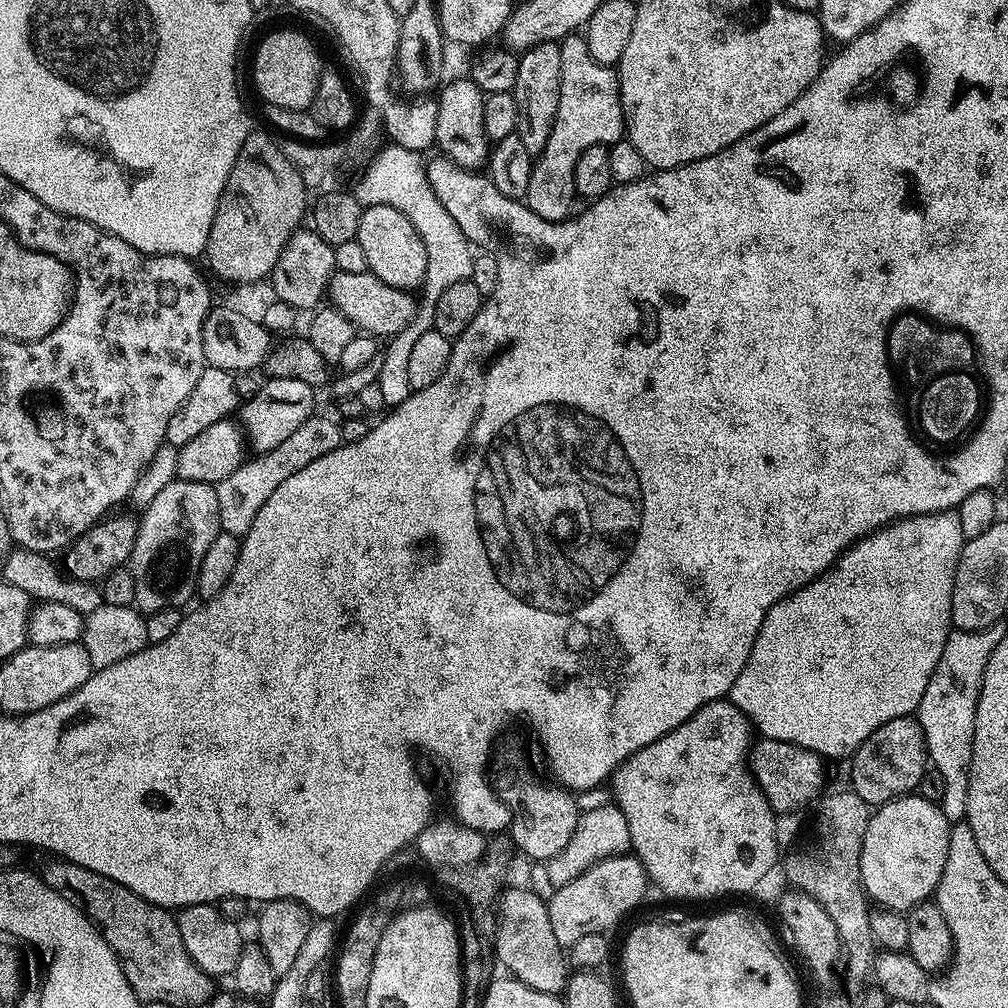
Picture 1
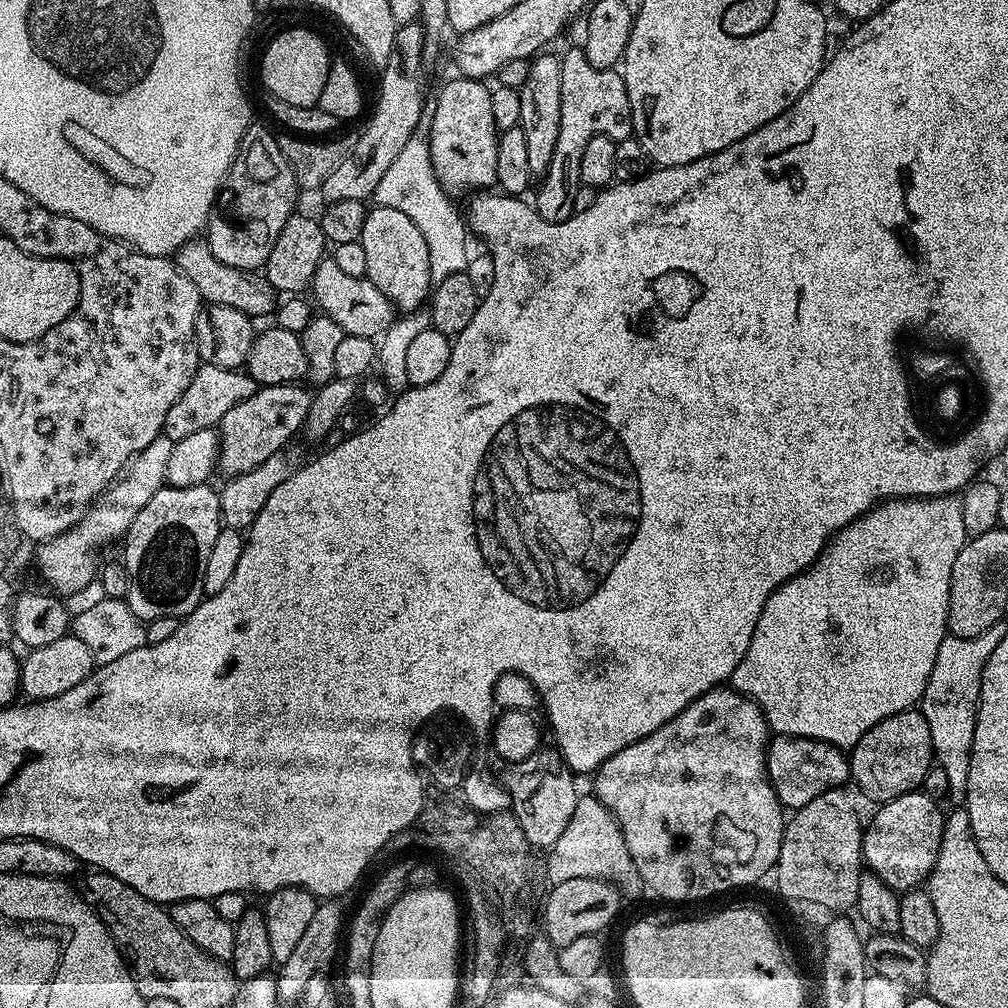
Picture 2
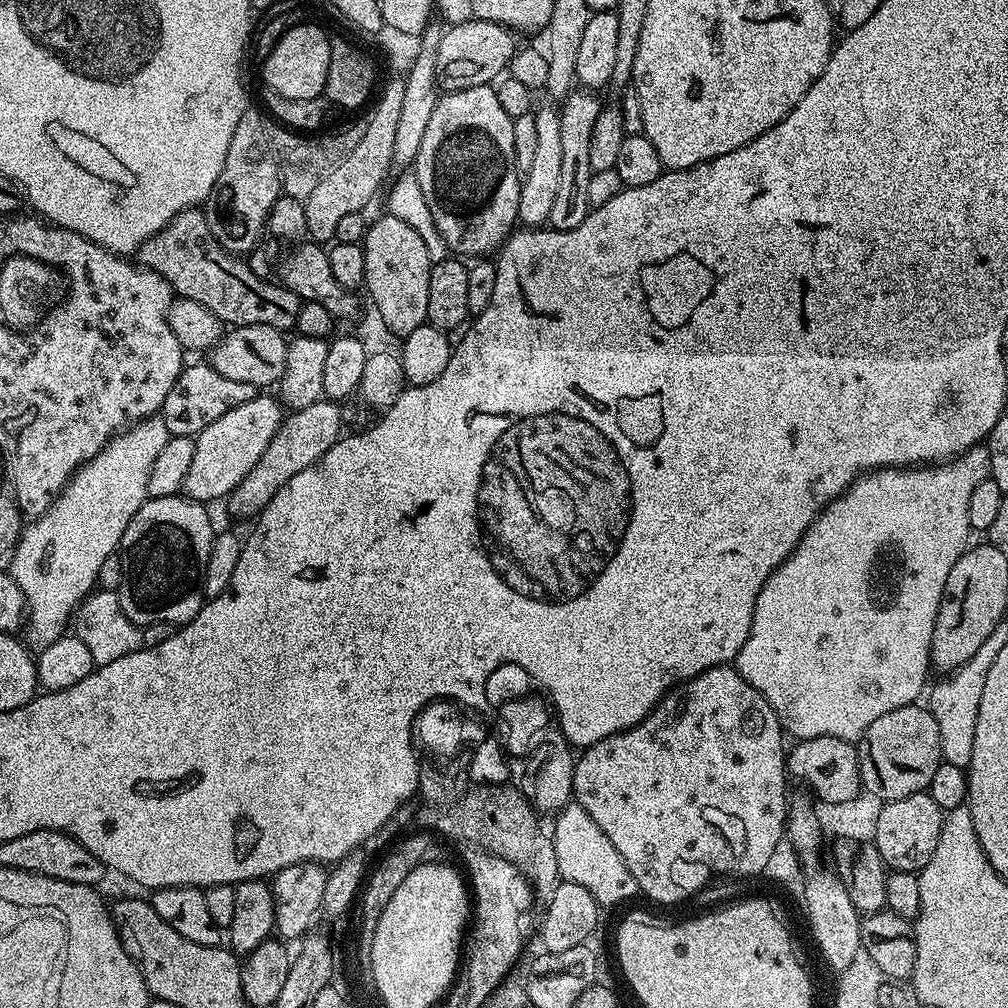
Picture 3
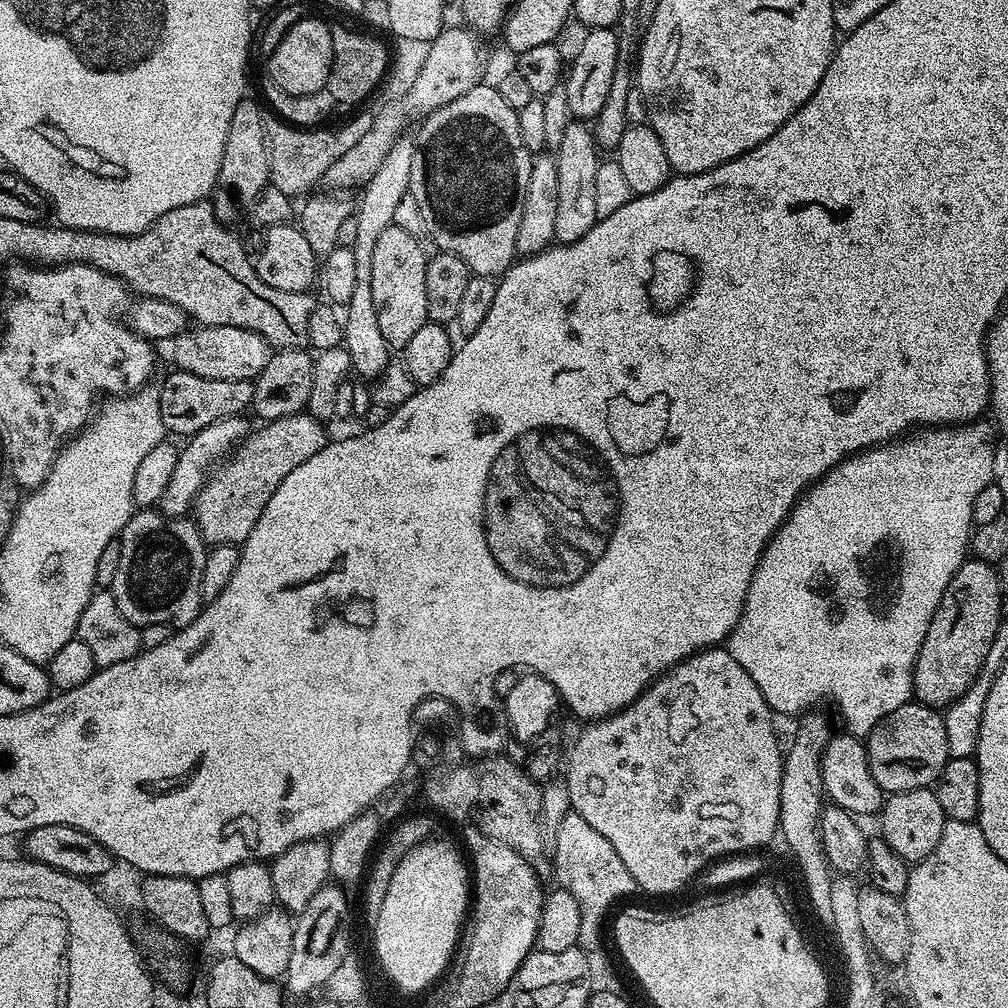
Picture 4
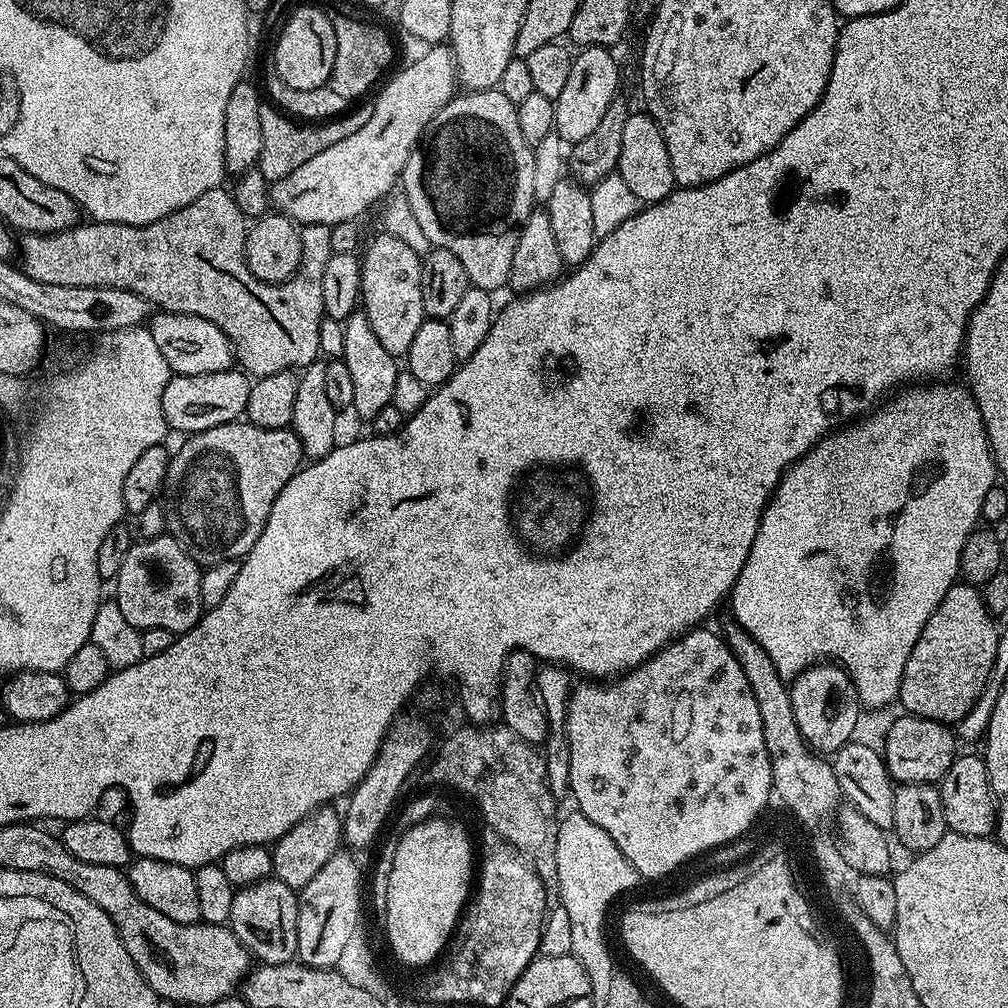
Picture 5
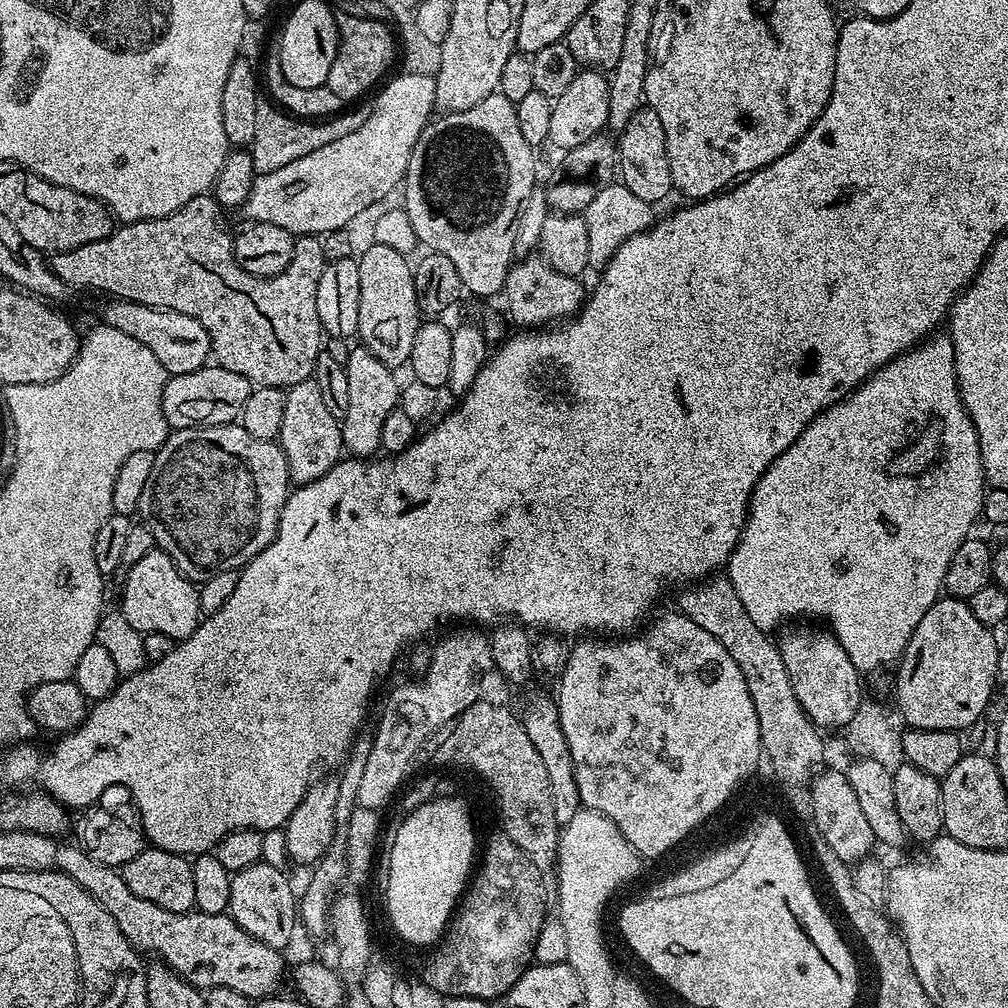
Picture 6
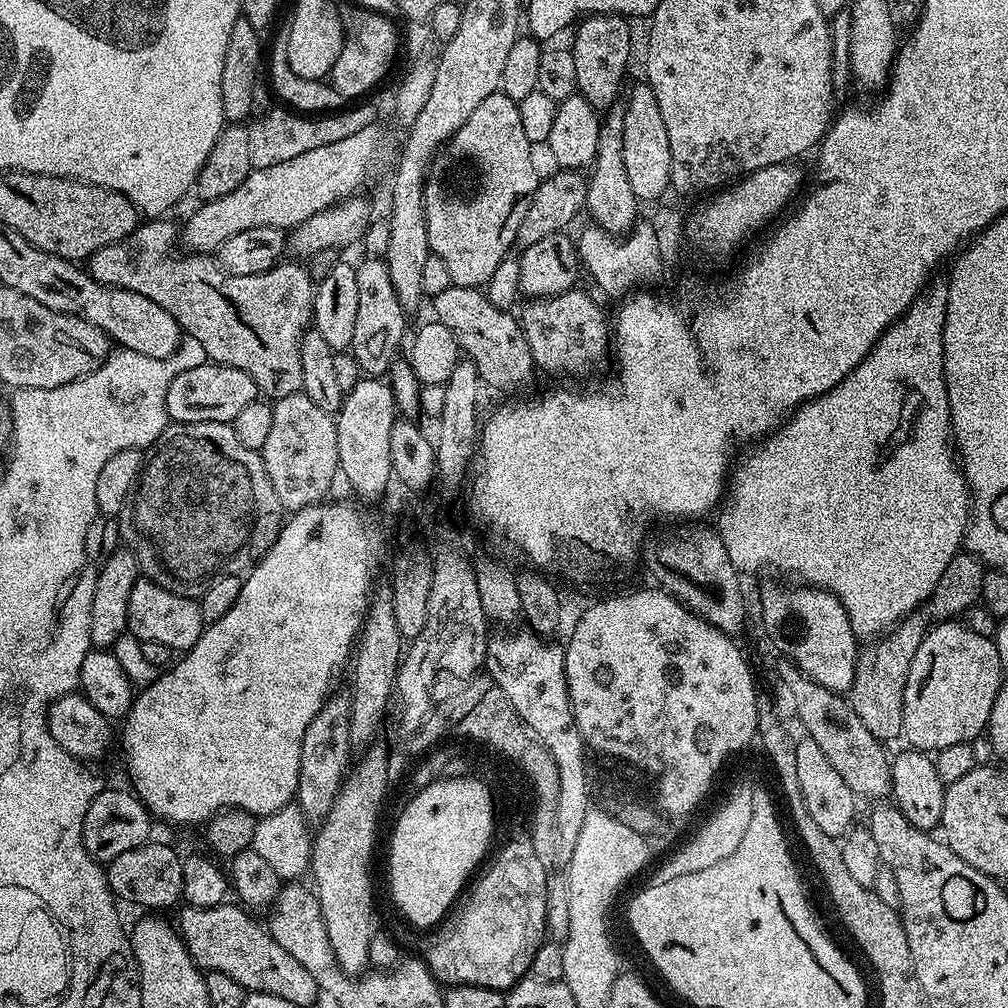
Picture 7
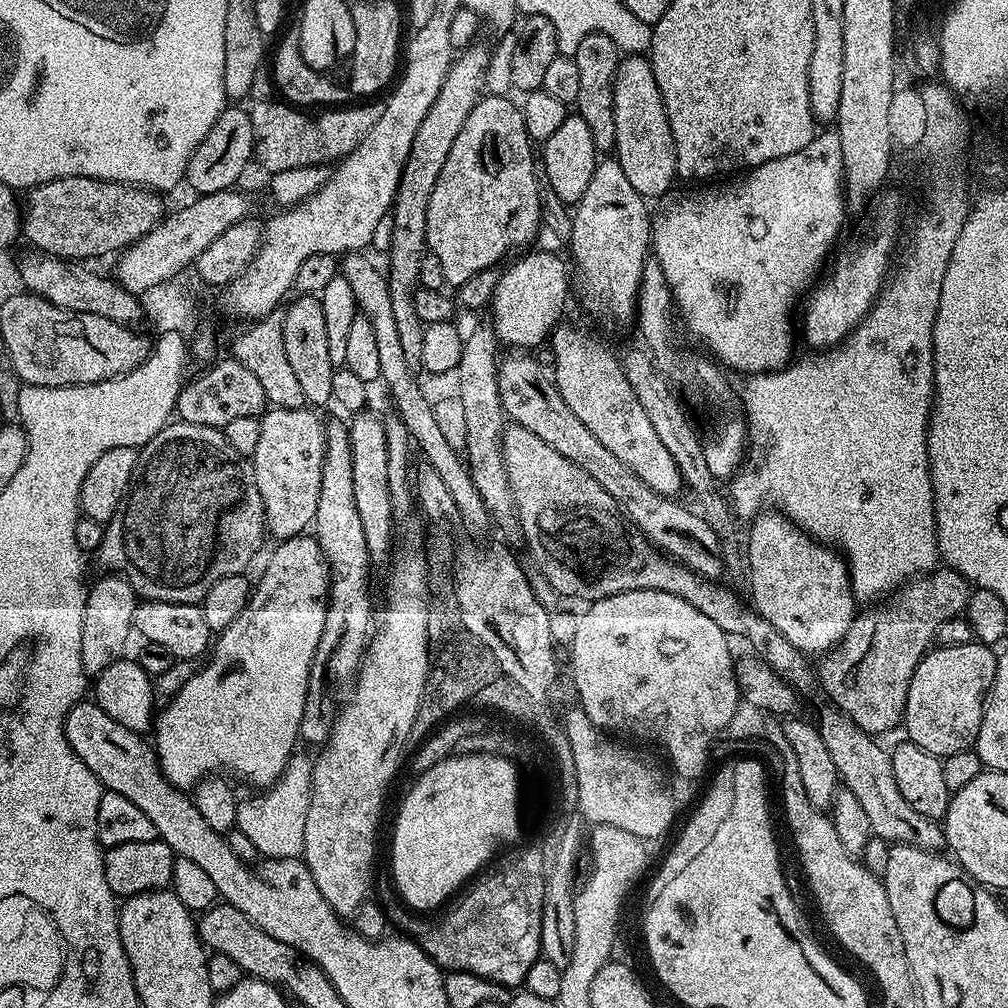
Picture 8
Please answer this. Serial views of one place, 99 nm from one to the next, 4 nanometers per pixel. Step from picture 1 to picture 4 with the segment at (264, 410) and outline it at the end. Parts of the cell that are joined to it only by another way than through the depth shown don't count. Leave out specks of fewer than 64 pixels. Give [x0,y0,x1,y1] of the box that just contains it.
[158,415,250,518]

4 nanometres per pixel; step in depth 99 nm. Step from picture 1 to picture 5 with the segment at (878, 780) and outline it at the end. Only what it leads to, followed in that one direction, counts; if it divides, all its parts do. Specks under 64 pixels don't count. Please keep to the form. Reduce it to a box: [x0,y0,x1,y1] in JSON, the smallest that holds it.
[882,714,958,785]

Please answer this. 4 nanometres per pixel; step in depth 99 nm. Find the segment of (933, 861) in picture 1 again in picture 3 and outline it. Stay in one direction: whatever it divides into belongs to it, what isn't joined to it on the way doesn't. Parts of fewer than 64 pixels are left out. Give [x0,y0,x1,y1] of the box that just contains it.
[874,791,945,873]

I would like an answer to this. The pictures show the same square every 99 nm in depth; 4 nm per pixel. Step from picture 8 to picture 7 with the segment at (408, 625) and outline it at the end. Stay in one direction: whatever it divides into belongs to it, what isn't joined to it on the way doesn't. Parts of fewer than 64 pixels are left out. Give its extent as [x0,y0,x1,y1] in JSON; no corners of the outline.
[310,746,388,974]

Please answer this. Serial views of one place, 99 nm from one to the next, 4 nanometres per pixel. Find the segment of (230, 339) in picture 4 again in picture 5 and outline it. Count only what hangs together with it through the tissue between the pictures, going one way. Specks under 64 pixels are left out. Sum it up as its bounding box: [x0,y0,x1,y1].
[150,310,234,376]

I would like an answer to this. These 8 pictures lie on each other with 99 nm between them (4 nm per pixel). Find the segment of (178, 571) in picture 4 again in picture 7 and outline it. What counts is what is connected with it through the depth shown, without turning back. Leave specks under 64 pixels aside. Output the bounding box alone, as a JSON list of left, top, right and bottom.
[128,578,205,654]

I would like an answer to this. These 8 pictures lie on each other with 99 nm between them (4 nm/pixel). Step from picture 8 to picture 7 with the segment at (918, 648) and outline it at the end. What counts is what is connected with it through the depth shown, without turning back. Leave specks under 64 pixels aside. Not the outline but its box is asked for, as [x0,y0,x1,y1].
[850,550,985,742]

